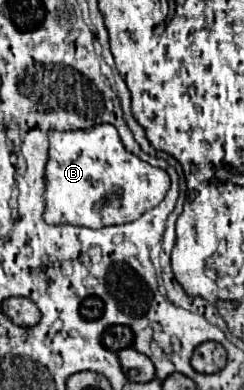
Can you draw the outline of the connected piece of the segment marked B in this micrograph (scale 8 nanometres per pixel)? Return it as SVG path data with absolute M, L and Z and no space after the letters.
M109 123L95 125L93 129L73 129L73 131L49 131L49 161L45 165L45 213L43 219L49 225L81 225L81 227L109 227L131 223L145 211L159 205L169 191L171 179L167 171L141 161L137 155L129 153L117 129Z

